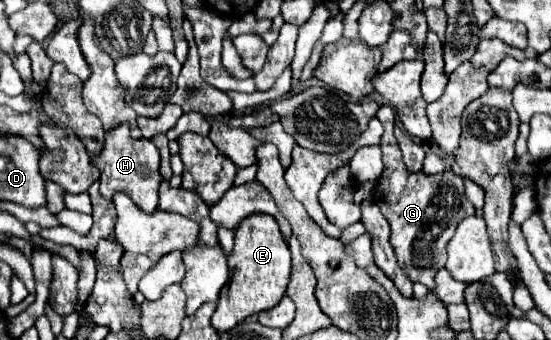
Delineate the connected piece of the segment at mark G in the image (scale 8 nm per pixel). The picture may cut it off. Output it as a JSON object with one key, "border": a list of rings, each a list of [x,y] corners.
{"border":[[[381,106],[377,112],[377,118],[381,120],[385,132],[381,136],[381,152],[383,152],[383,164],[385,170],[377,182],[375,190],[375,204],[381,208],[383,216],[387,218],[391,226],[391,246],[395,250],[397,262],[403,268],[403,272],[413,280],[421,282],[427,288],[435,286],[435,274],[441,270],[447,262],[447,242],[451,240],[457,220],[475,214],[473,204],[465,198],[463,192],[463,180],[455,176],[453,172],[443,172],[441,176],[425,176],[423,172],[411,174],[407,172],[401,150],[397,146],[397,140],[393,136],[393,124],[395,124],[395,112],[389,106]]]}

